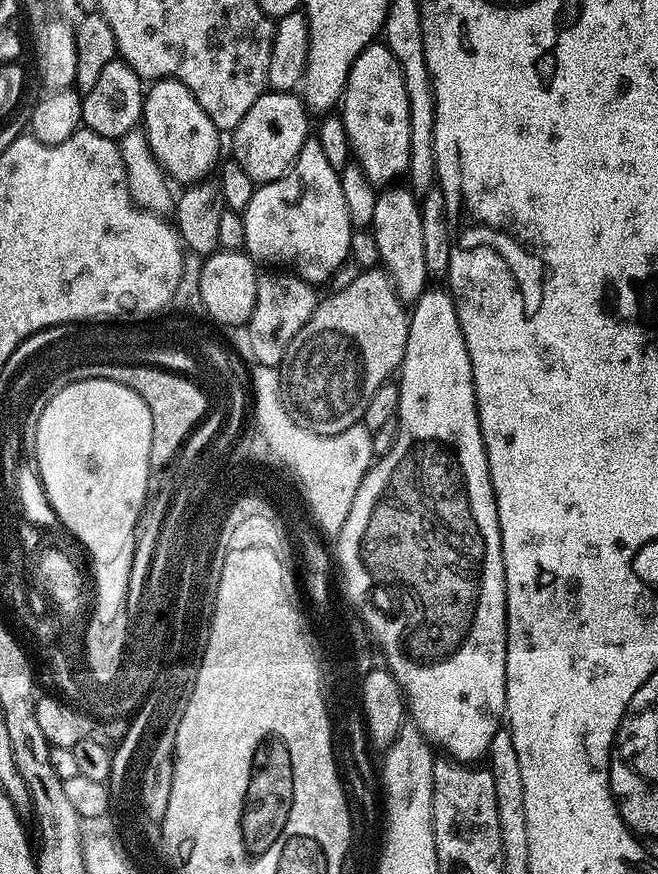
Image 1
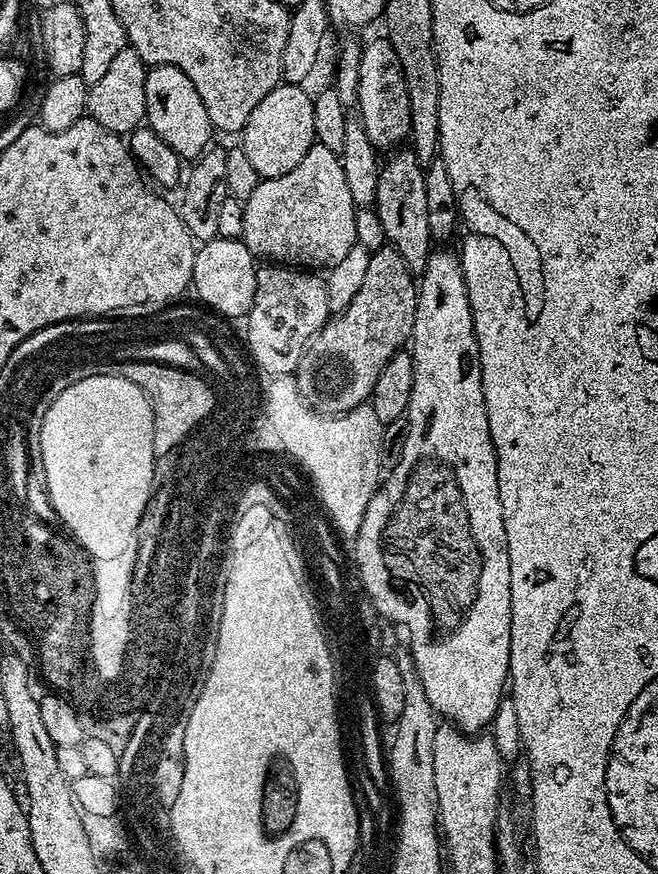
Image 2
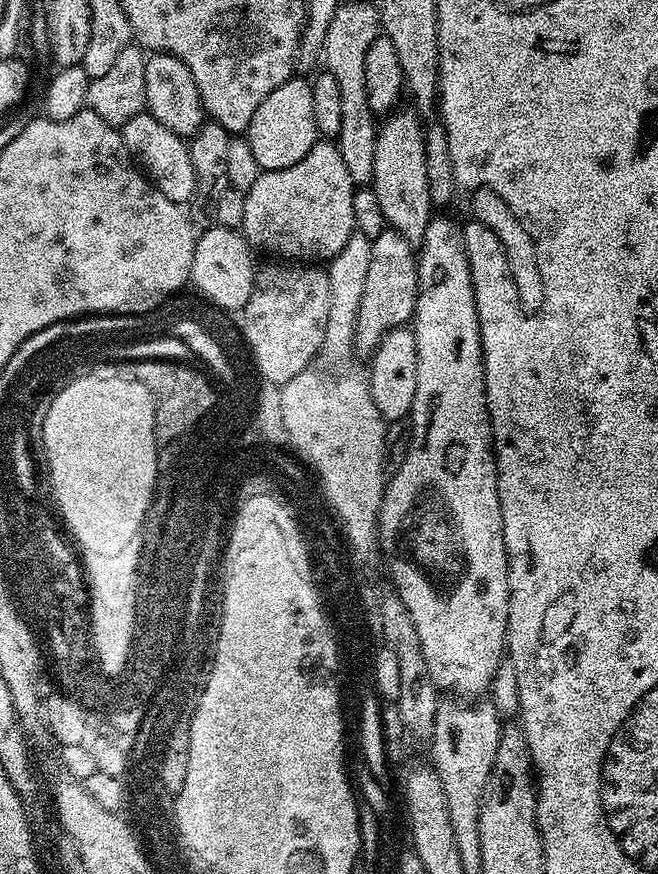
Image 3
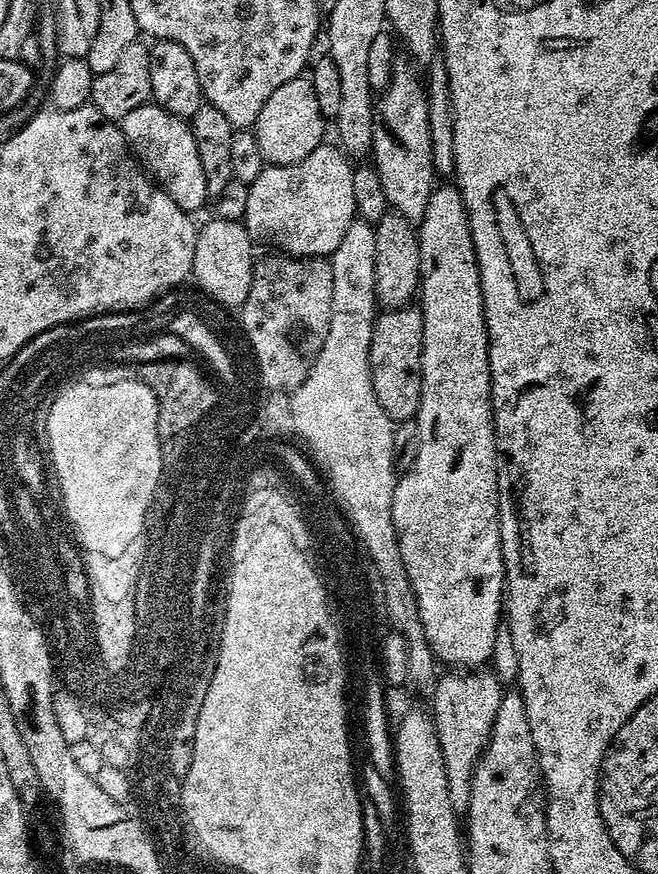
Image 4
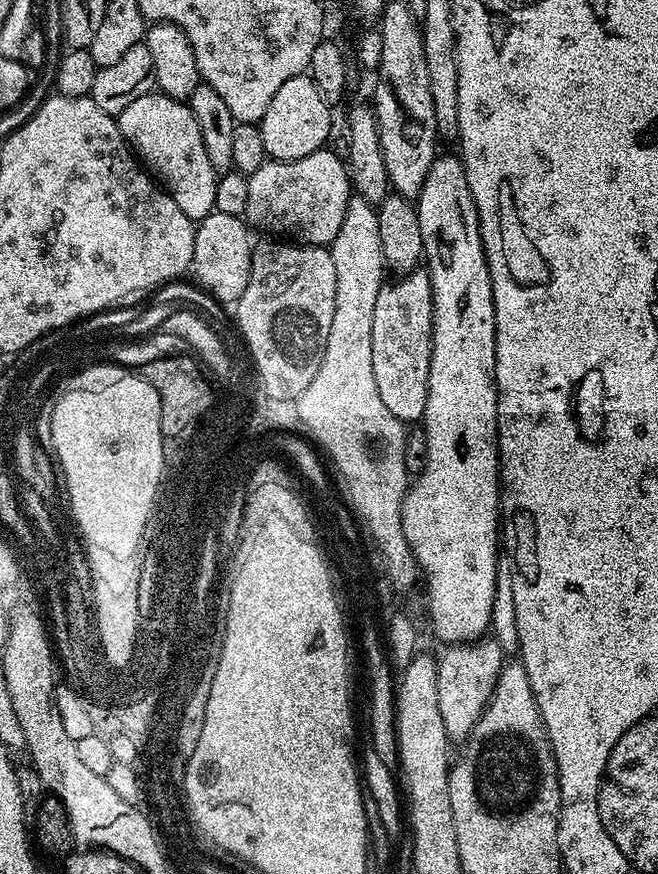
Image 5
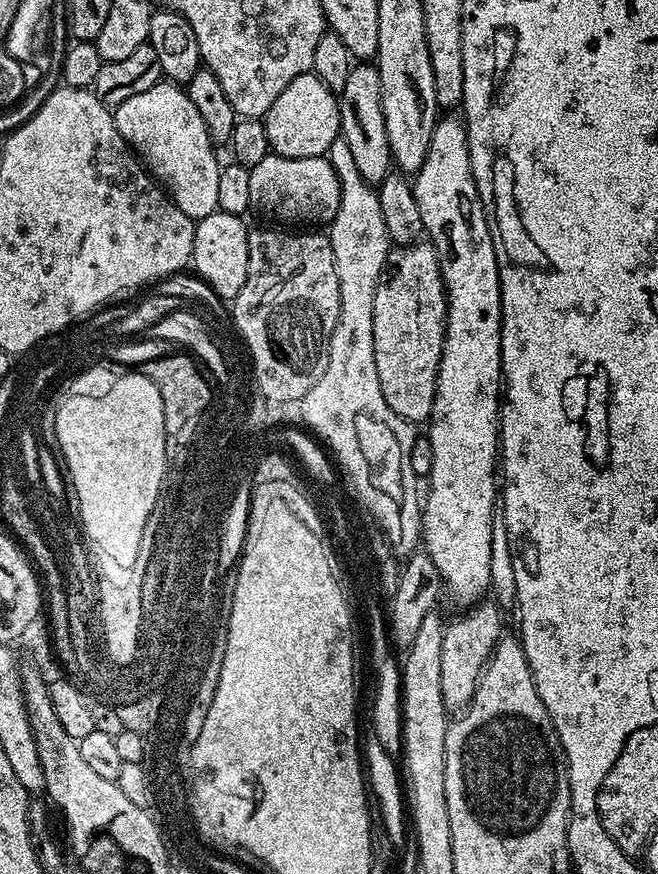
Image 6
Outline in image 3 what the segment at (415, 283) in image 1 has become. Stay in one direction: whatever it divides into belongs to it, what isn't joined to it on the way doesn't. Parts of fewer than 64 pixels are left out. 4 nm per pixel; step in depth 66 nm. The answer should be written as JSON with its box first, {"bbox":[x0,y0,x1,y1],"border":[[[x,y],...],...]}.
{"bbox":[370,107,434,246],"border":[[[404,107],[385,115],[377,127],[370,187],[374,194],[378,194],[378,206],[382,206],[385,225],[416,246],[424,239],[426,226],[432,221],[434,205],[430,198],[430,185],[426,182],[425,125],[411,107]]]}

